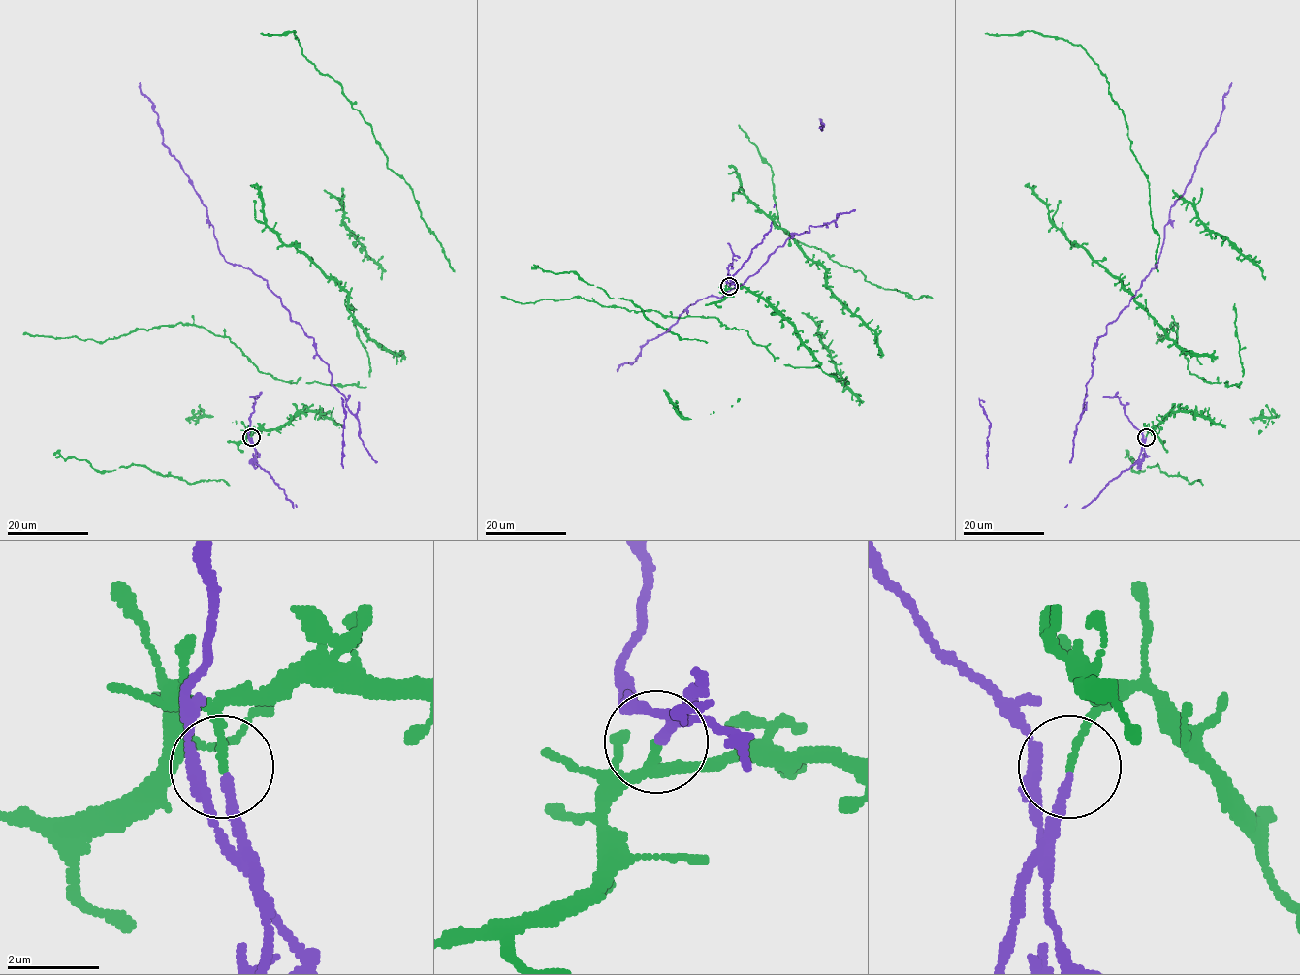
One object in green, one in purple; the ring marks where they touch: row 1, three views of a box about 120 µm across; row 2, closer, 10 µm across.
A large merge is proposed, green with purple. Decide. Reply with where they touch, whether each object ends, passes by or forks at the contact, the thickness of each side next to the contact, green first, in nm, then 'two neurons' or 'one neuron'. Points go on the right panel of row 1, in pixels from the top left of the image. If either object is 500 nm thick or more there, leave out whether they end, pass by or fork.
(1146, 437) | green ends | purple ends | 150/190 nm | two neurons

